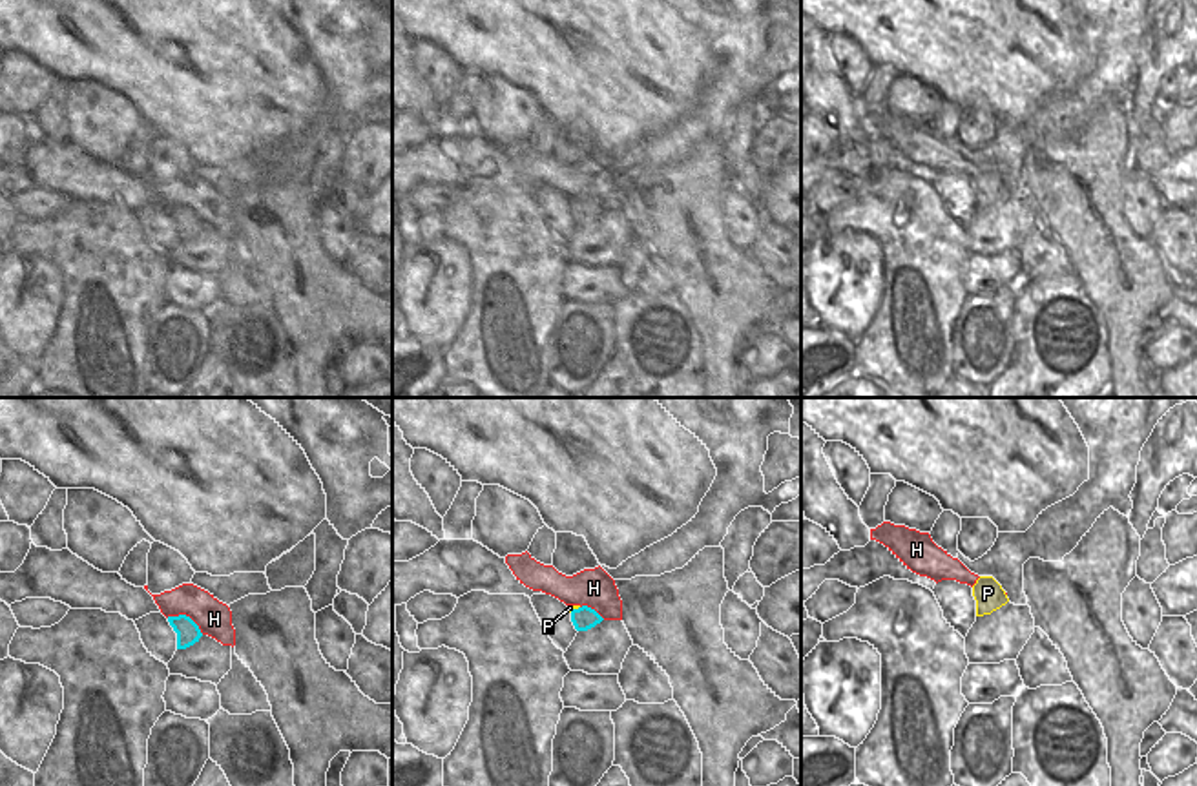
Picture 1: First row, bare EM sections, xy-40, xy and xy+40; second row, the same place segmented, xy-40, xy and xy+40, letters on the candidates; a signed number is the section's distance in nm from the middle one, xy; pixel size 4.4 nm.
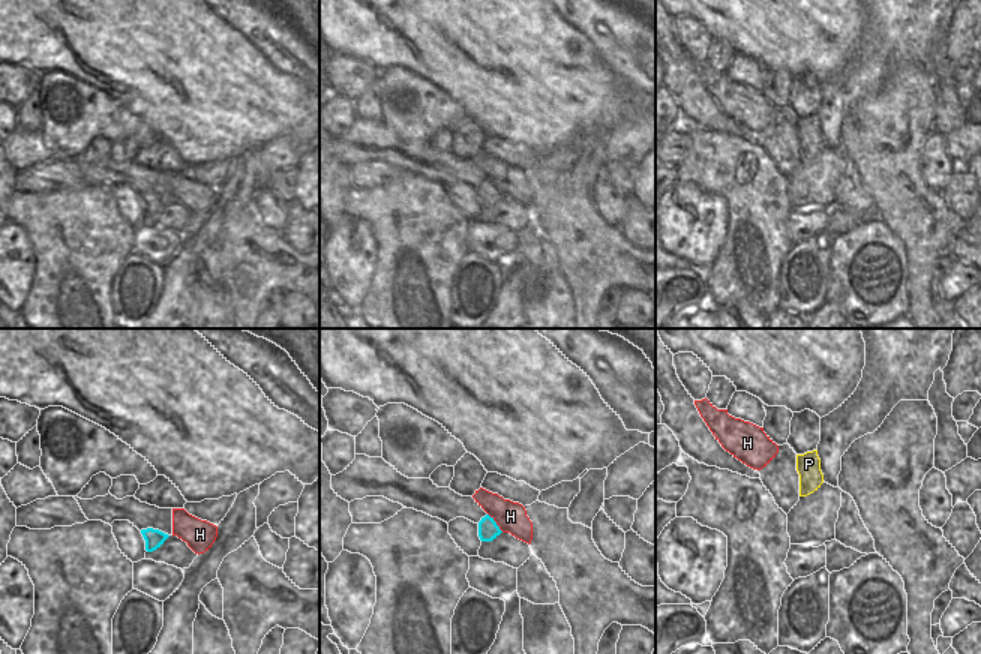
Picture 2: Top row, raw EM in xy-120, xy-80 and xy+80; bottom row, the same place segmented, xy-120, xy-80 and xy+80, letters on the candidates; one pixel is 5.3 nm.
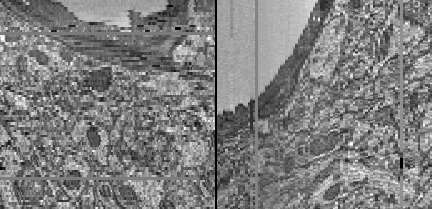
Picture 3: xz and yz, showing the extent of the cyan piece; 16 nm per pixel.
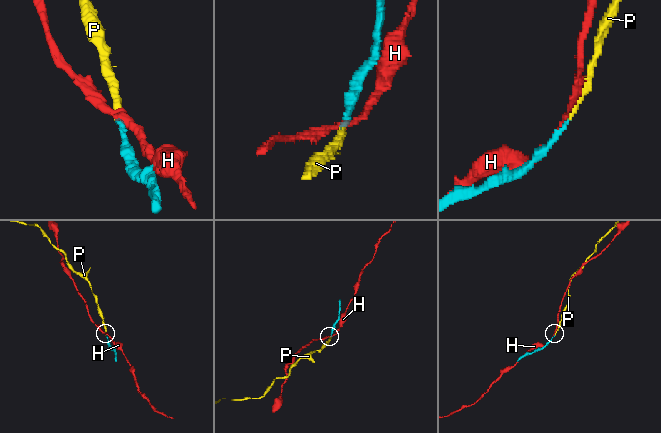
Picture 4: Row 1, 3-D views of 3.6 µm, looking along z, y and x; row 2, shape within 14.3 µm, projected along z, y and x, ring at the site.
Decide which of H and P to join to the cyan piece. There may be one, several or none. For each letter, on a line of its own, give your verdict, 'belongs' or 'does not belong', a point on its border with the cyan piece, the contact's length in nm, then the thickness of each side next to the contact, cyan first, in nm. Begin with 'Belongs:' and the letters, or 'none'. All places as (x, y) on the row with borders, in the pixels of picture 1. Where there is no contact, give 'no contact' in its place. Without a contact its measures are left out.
Belongs: P
H: does not belong | xy-40 (185, 615) | 180 nm | 100/160 nm
P: belongs | xy (573, 610) | 50 nm | 100/30 nm

